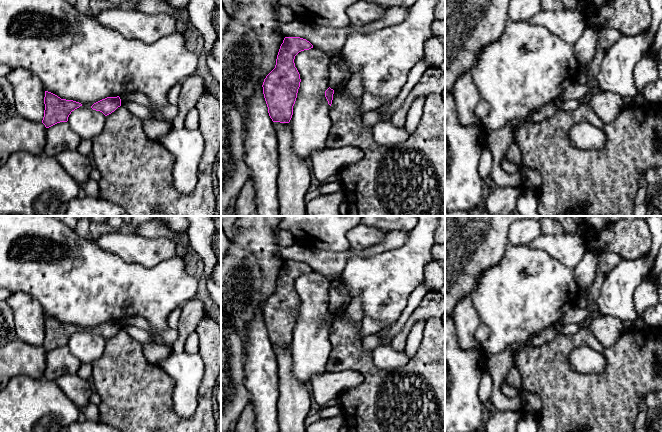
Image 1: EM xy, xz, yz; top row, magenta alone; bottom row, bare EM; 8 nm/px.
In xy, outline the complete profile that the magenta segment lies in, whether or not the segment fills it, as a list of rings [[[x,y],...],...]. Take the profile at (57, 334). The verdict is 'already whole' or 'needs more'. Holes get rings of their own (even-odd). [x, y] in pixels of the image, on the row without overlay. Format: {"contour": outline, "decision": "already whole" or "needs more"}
{"contour": [[[45,315],[44,328],[45,334],[42,347],[46,352],[60,346],[67,346],[71,336],[82,330],[79,326],[61,323],[48,315]]], "decision": "already whole"}

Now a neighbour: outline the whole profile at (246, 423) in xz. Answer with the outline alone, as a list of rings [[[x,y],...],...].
[[[249,402],[235,425],[234,432],[257,432],[255,422],[255,411]]]

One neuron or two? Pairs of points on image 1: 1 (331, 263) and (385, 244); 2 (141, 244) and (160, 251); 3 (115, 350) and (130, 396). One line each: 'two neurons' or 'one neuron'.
1: one neuron
2: one neuron
3: one neuron

